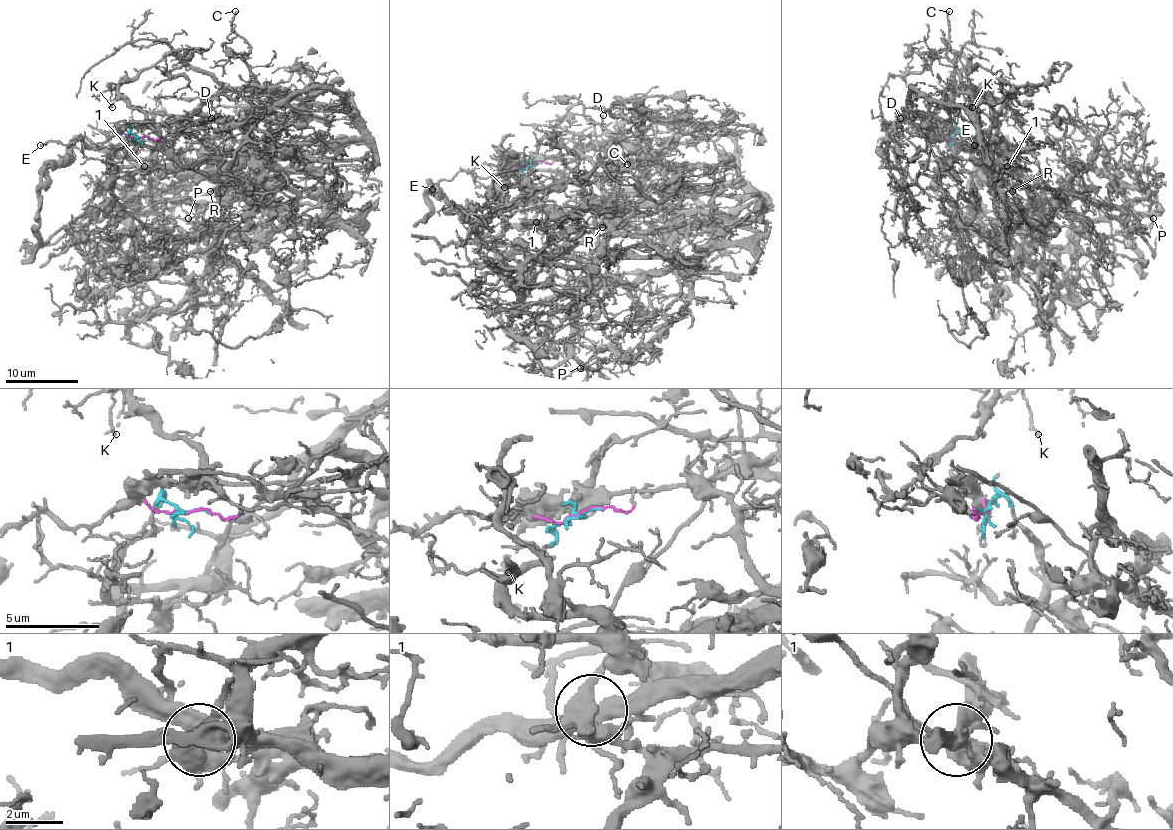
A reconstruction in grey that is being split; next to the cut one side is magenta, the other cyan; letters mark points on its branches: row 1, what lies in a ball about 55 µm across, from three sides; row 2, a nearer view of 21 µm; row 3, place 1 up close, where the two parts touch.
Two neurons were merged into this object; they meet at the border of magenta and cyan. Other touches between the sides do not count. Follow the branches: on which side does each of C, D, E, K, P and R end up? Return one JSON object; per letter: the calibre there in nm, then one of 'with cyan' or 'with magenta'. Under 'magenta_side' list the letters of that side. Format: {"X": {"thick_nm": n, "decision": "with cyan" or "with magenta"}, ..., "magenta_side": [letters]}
{"C": {"thick_nm": 200, "decision": "with cyan"}, "D": {"thick_nm": 110, "decision": "with cyan"}, "E": {"thick_nm": 160, "decision": "with magenta"}, "K": {"thick_nm": 160, "decision": "with cyan"}, "P": {"thick_nm": 110, "decision": "with cyan"}, "R": {"thick_nm": 160, "decision": "with cyan"}, "magenta_side": ["E"]}

